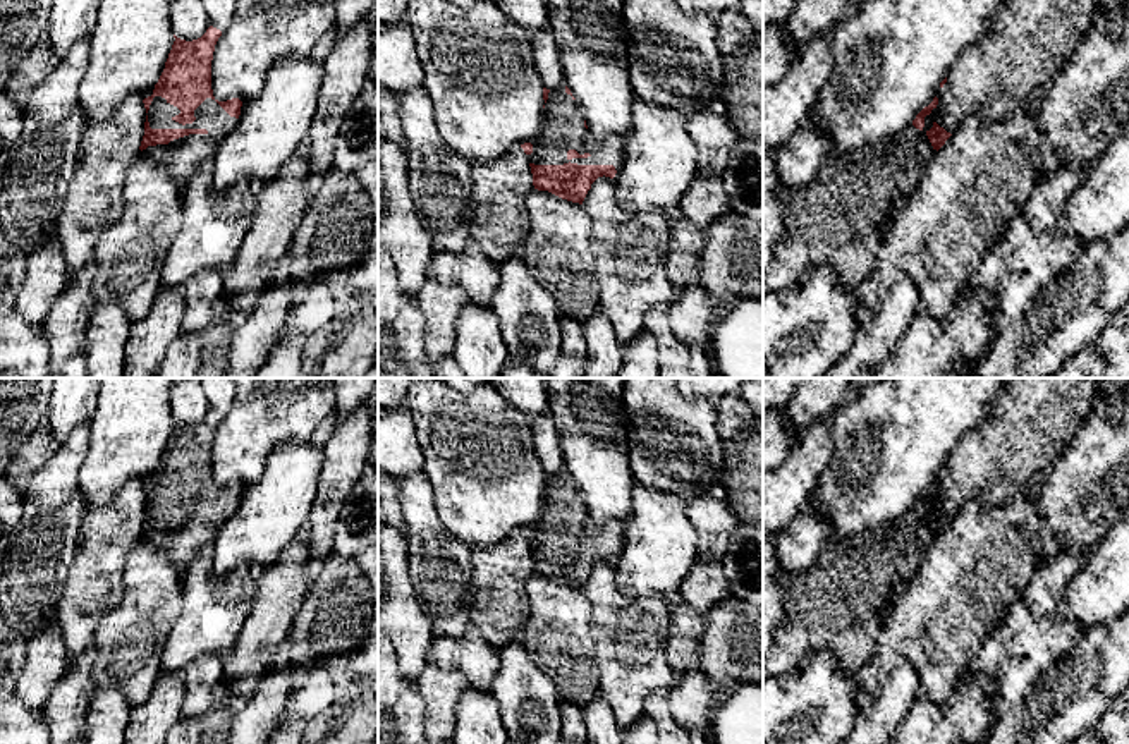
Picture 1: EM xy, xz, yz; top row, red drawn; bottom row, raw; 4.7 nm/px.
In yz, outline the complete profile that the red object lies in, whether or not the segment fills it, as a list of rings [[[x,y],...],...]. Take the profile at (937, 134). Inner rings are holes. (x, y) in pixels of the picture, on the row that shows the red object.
[[[935,96],[904,131],[887,141],[830,158],[808,186],[789,196],[787,232],[763,270],[763,294],[794,287],[806,270],[816,266],[832,268],[845,289],[859,287],[873,273],[885,241],[883,223],[892,222],[906,206],[923,170],[952,136],[931,120],[930,113],[937,105]]]

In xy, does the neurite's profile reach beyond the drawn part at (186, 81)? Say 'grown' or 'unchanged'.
grown

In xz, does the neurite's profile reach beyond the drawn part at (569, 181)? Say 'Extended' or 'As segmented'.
Extended

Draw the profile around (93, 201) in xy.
[[[134,95],[110,119],[89,122],[82,129],[55,234],[64,251],[67,280],[77,275],[100,237],[122,213],[122,187],[127,170],[141,155],[144,122],[144,103]]]

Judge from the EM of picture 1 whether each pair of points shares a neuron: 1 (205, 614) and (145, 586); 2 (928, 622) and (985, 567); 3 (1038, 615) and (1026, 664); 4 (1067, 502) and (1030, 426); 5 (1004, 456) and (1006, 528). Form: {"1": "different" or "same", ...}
{"1": "different", "2": "same", "3": "same", "4": "different", "5": "different"}

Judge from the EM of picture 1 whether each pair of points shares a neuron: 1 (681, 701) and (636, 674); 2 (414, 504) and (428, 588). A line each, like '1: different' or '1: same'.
1: different
2: same

